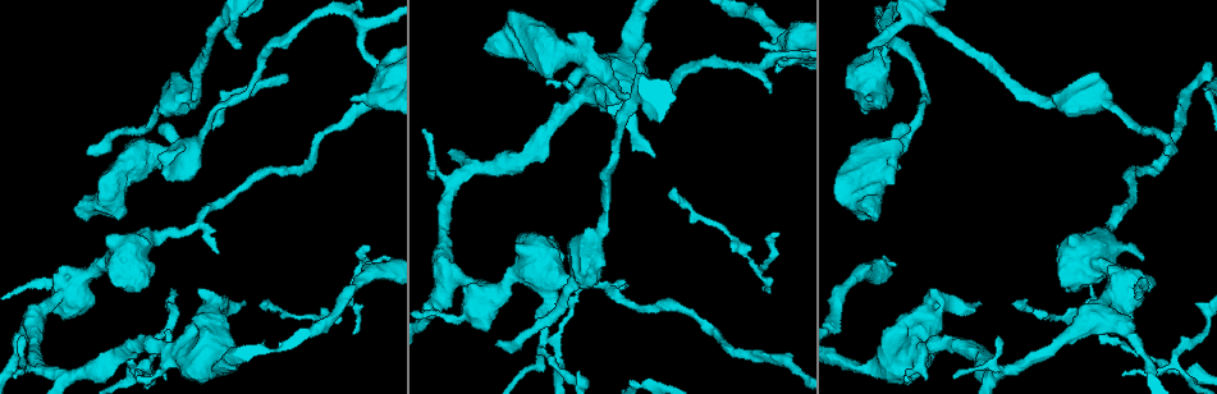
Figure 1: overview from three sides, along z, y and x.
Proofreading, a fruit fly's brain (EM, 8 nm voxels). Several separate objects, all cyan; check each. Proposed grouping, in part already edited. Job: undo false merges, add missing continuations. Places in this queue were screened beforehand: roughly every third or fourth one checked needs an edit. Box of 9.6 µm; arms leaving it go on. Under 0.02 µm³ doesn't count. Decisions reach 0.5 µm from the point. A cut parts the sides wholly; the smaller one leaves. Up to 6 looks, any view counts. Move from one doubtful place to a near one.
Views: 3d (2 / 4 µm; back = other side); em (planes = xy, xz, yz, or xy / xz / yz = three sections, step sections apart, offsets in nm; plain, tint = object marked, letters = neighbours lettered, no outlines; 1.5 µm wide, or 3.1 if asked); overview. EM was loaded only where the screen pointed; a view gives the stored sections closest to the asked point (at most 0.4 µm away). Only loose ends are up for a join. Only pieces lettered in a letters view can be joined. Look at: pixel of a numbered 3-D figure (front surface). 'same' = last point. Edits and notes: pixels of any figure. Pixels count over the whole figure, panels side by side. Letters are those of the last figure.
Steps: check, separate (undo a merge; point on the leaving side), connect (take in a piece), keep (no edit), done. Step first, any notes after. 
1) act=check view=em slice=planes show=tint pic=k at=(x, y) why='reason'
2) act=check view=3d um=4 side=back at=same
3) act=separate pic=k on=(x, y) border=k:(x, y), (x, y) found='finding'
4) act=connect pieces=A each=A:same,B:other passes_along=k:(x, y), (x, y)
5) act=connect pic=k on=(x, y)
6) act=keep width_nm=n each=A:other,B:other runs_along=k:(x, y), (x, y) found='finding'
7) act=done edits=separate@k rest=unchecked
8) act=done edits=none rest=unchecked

act=check view=3d um=4 pic=1 at=(148, 365) why='abrupt turn'

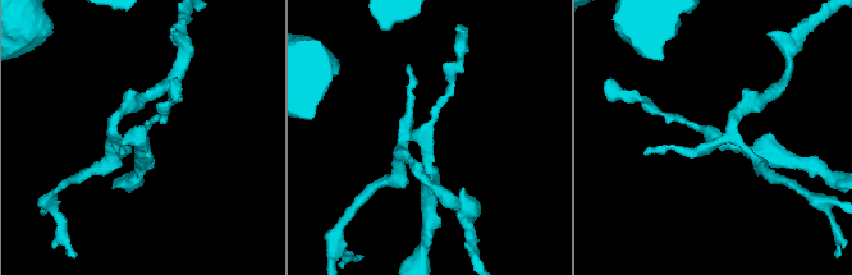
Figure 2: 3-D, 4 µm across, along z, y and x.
act=check view=em slice=planes show=letters pic=2 at=(142, 141)

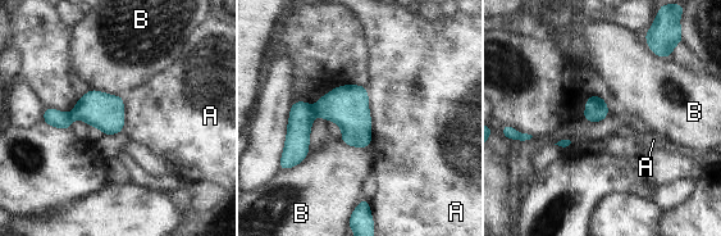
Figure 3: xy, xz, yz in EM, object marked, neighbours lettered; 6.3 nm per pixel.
act=separate pic=3 on=(296, 146) each=A:other,B:other found='a second neuron is stuck on'

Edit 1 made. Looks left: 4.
act=check view=3d um=2 pic=1 at=(775, 71) why='thin end'

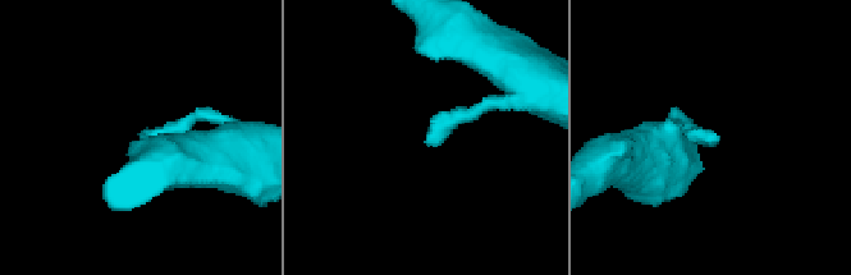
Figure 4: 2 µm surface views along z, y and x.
act=check view=em slice=planes show=letters pic=4 at=(434, 145) why='now the EM'

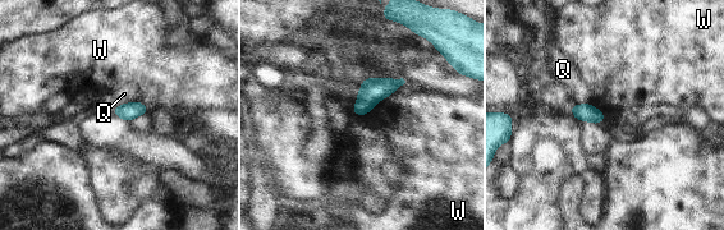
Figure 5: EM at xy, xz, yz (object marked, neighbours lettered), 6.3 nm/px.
act=keep each=Q:other,W:other border=5:(395, 91), (366, 114), (353, 115) found='none of them fits'

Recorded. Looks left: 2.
act=done edits=separate@3 rest=unchecked

